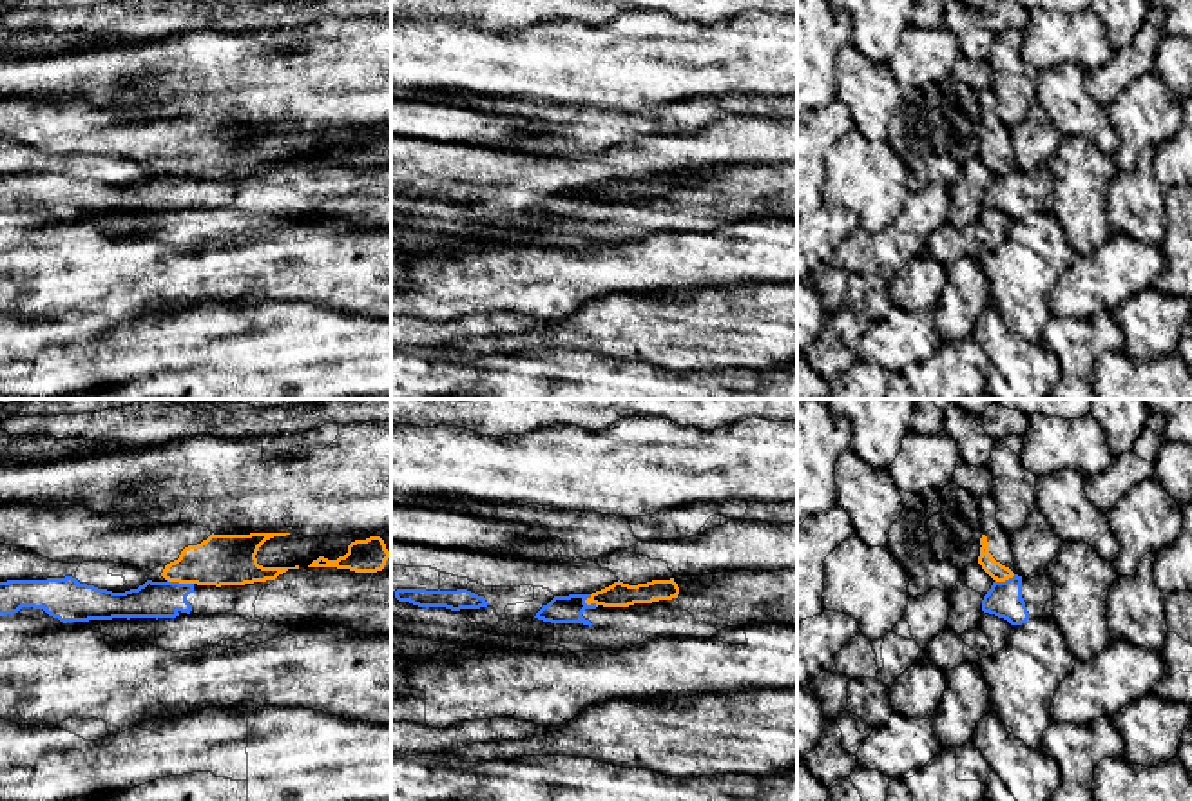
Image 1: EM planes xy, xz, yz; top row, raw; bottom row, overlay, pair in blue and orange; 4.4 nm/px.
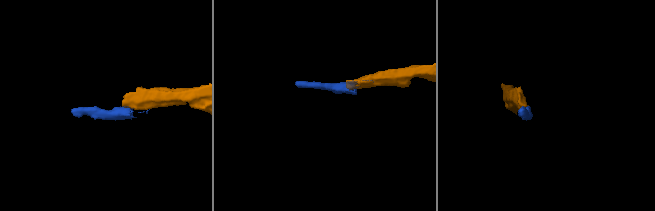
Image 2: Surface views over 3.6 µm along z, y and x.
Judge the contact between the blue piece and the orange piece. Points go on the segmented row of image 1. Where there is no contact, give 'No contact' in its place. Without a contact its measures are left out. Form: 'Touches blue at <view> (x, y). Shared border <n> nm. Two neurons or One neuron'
Touches blue at xy (178, 582). Shared border 120 nm. Two neurons

